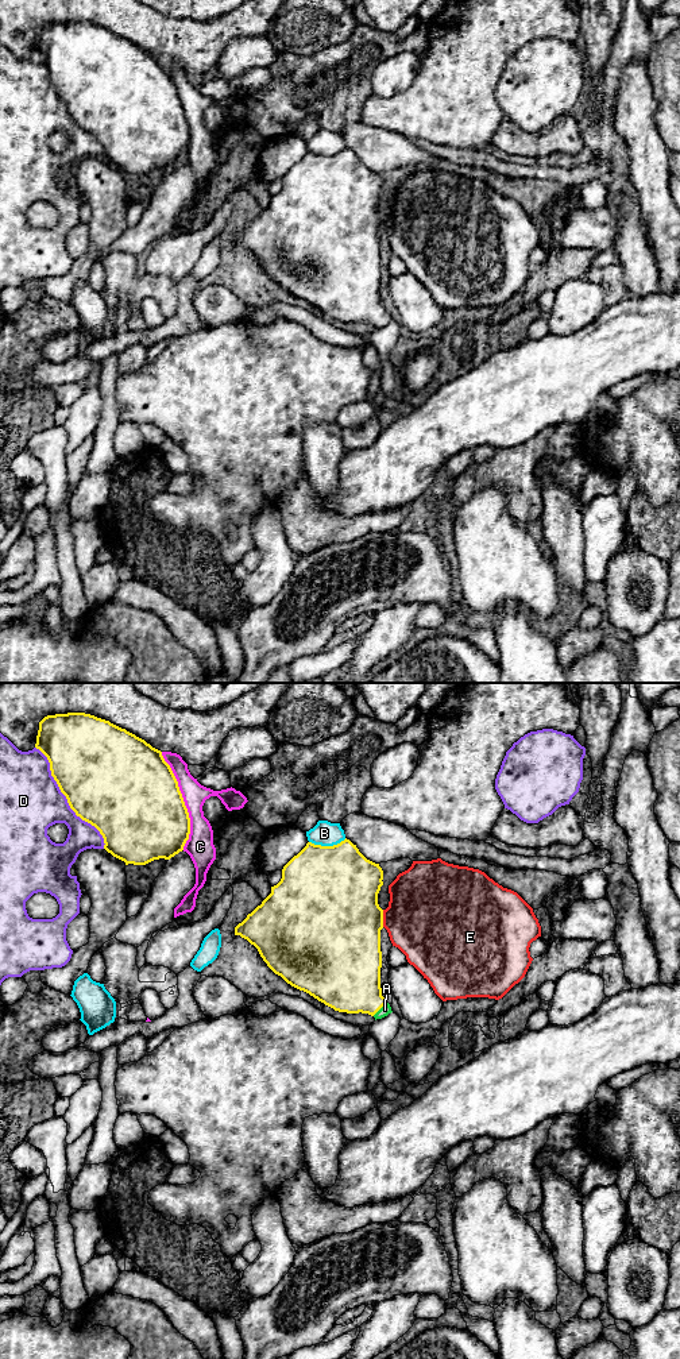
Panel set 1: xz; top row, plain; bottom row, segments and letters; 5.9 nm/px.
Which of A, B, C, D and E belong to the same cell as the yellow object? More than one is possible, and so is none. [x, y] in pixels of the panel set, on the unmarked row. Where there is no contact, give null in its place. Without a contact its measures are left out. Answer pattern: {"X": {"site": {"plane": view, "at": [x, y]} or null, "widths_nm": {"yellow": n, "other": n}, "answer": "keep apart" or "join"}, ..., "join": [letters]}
{"A": {"site": {"plane": "xz", "at": [379, 317]}, "widths_nm": {"yellow": 380, "other": 60}, "answer": "join"}, "B": {"site": {"plane": "xz", "at": [327, 155]}, "widths_nm": {"yellow": 500, "other": 150}, "answer": "keep apart"}, "C": {"site": {"plane": "xz", "at": [182, 109]}, "widths_nm": {"yellow": 500, "other": 140}, "answer": "keep apart"}, "D": {"site": {"plane": "xz", "at": [68, 109]}, "widths_nm": {"yellow": 500, "other": 360}, "answer": "keep apart"}, "E": {"site": {"plane": "xz", "at": [382, 227]}, "widths_nm": {"yellow": 500, "other": 460}, "answer": "keep apart"}, "join": ["A"]}

